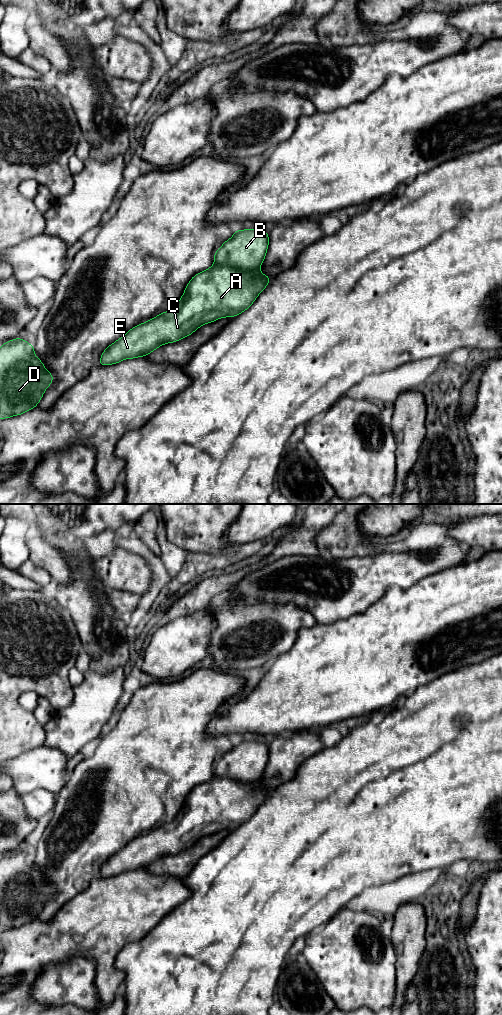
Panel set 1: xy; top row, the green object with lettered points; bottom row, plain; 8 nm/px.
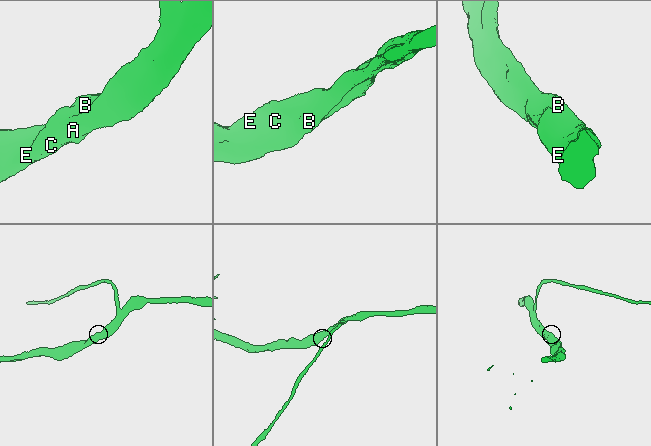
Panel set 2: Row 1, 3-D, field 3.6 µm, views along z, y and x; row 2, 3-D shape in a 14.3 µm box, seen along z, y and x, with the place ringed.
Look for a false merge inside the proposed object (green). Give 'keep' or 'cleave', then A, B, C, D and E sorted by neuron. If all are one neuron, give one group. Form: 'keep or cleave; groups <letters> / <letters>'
keep; groups A B C D E

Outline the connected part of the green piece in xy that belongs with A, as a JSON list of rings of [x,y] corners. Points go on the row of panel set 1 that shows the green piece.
[[[255,229],[235,230],[233,236],[226,240],[214,253],[214,264],[191,278],[182,297],[173,309],[165,311],[151,320],[133,327],[120,339],[110,344],[103,351],[99,360],[99,365],[113,365],[125,359],[148,356],[151,352],[164,344],[177,342],[190,336],[199,327],[205,324],[224,317],[229,317],[231,319],[247,310],[259,294],[267,287],[271,279],[271,277],[264,275],[260,271],[260,266],[264,262],[268,246],[269,234],[266,232]]]

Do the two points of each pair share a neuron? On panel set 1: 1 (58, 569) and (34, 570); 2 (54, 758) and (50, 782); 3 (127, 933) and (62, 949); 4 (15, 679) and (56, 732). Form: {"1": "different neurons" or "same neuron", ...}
{"1": "different neurons", "2": "same neuron", "3": "same neuron", "4": "different neurons"}

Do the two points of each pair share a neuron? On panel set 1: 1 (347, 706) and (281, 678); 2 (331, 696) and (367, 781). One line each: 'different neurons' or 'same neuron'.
1: same neuron
2: different neurons

